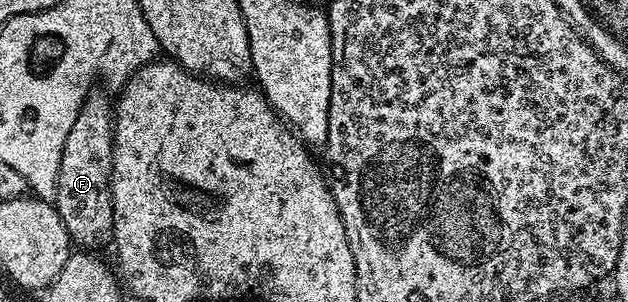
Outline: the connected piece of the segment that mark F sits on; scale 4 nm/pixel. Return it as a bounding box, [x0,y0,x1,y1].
[52,92,114,252]

